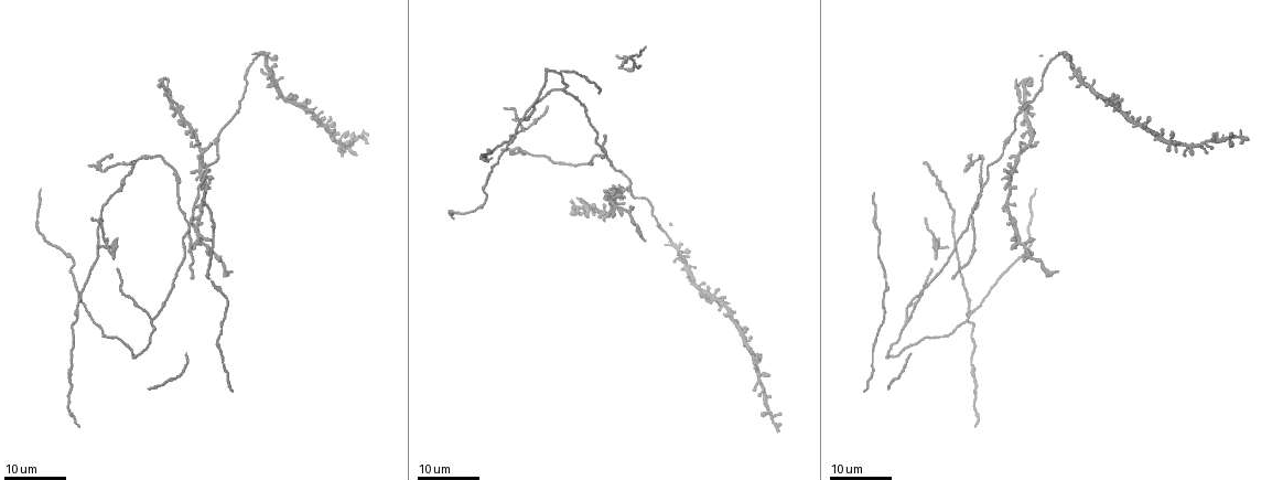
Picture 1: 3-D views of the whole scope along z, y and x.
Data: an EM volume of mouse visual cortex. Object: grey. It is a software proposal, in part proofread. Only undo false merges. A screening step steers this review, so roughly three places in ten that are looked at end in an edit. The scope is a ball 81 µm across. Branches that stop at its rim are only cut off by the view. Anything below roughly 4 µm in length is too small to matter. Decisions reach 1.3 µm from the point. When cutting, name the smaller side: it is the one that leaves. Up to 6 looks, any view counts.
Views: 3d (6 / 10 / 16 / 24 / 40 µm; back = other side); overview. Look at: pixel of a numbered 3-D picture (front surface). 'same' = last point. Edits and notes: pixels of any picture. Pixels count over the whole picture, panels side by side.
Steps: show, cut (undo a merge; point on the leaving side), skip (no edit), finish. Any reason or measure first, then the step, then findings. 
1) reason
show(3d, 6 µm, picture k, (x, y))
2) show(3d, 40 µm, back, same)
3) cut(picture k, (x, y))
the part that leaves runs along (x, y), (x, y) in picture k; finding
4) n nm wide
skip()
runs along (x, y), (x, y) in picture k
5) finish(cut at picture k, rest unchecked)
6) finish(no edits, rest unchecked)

three arms meet
show(3d, 24 µm, picture 1, (975, 310))

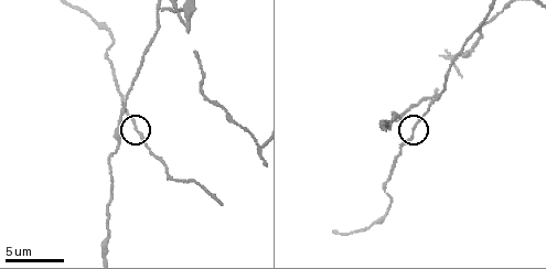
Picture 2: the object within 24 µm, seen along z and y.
show(3d, 10 µm, picture 2, (134, 127))

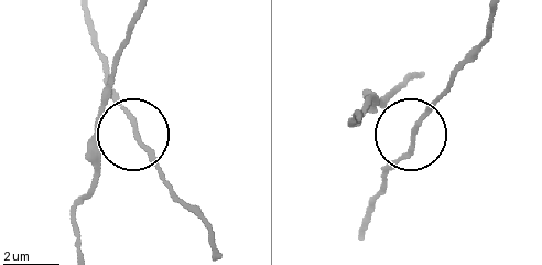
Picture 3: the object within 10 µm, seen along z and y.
110 nm wide
skip()
one neuron here

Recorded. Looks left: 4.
branch point
show(3d, 24 µm, picture 1, (150, 322))

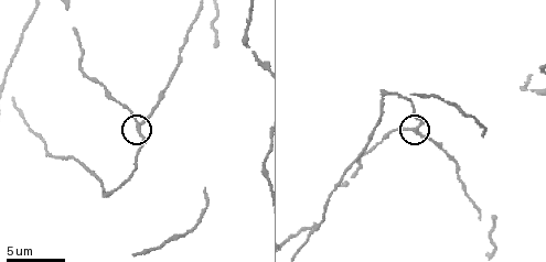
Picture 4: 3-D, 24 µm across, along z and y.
closer look
show(3d, 10 µm, picture 4, (417, 131))

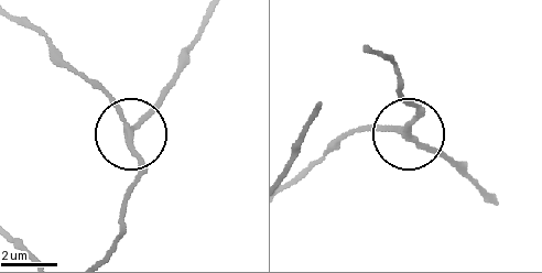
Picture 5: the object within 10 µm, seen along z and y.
skip()
runs along (489, 199), (442, 152), (409, 133), (364, 128) in picture 5; one neuron here

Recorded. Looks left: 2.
a narrow waist
show(3d, 16 µm, picture 2, (180, 15))

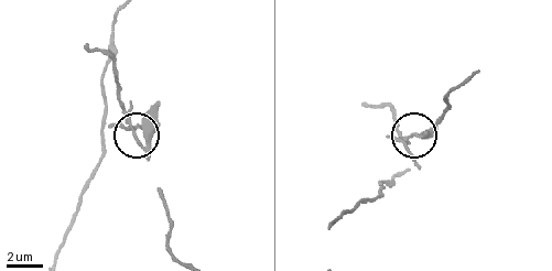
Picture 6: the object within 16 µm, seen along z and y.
5 arms
cut(picture 6, (132, 130))
the part that leaves runs along (145, 149), (121, 101), (110, 57), (86, 45) in picture 6; a second neuron is stuck on

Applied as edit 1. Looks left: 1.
finish(cut at picture 6, rest unchecked)

